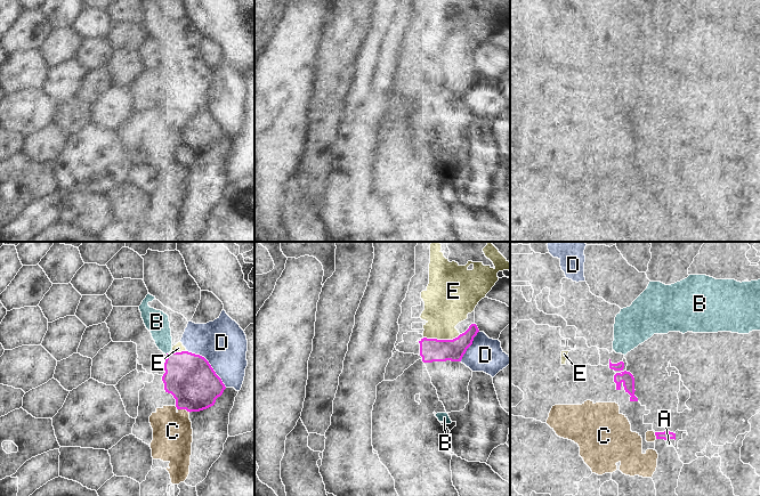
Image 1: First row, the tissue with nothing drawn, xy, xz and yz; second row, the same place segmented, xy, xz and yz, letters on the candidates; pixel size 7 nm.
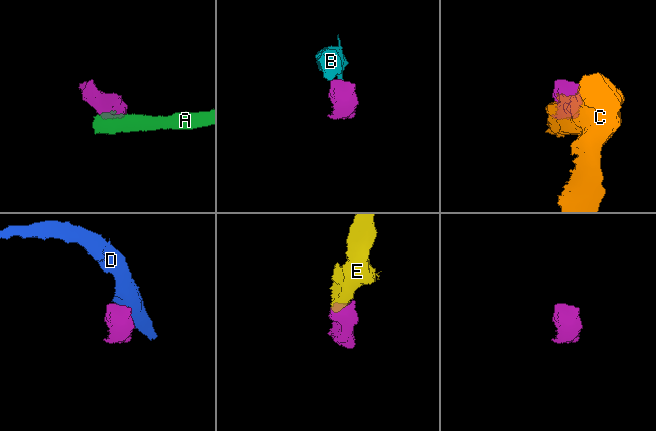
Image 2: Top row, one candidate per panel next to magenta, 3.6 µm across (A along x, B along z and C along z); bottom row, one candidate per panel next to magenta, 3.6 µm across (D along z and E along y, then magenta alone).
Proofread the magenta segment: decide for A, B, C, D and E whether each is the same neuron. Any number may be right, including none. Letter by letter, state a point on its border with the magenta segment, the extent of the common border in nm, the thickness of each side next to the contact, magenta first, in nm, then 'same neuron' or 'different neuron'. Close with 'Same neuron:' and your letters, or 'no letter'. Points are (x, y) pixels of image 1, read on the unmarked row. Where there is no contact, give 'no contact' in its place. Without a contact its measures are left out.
A: yz (668, 184) | 30 nm | 60/40 nm | different neuron
B: xy (169, 97) | 50 nm | 340/170 nm | different neuron
C: xy (183, 153) | 120 nm | 340/280 nm | different neuron
D: xy (209, 108) | 380 nm | 340/320 nm | different neuron
E: xz (442, 84) | 260 nm | 160/300 nm | same neuron
Same neuron: E

